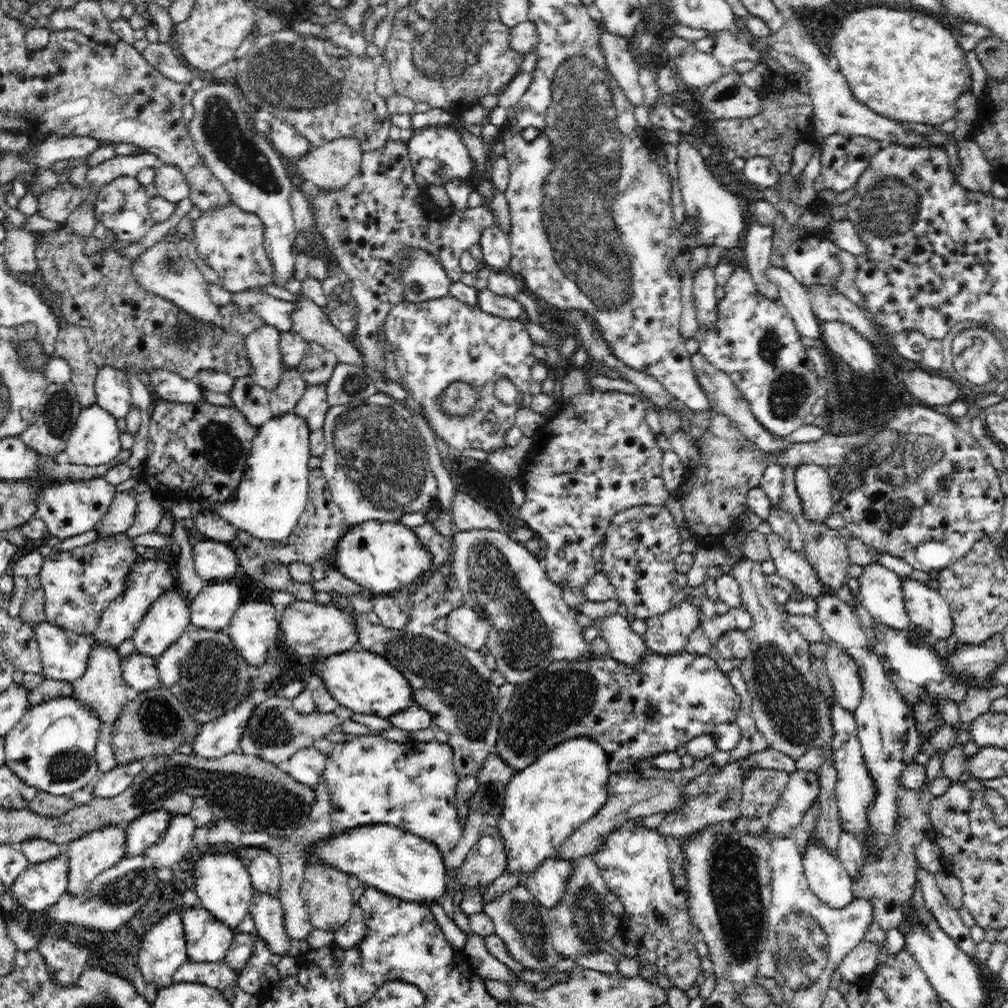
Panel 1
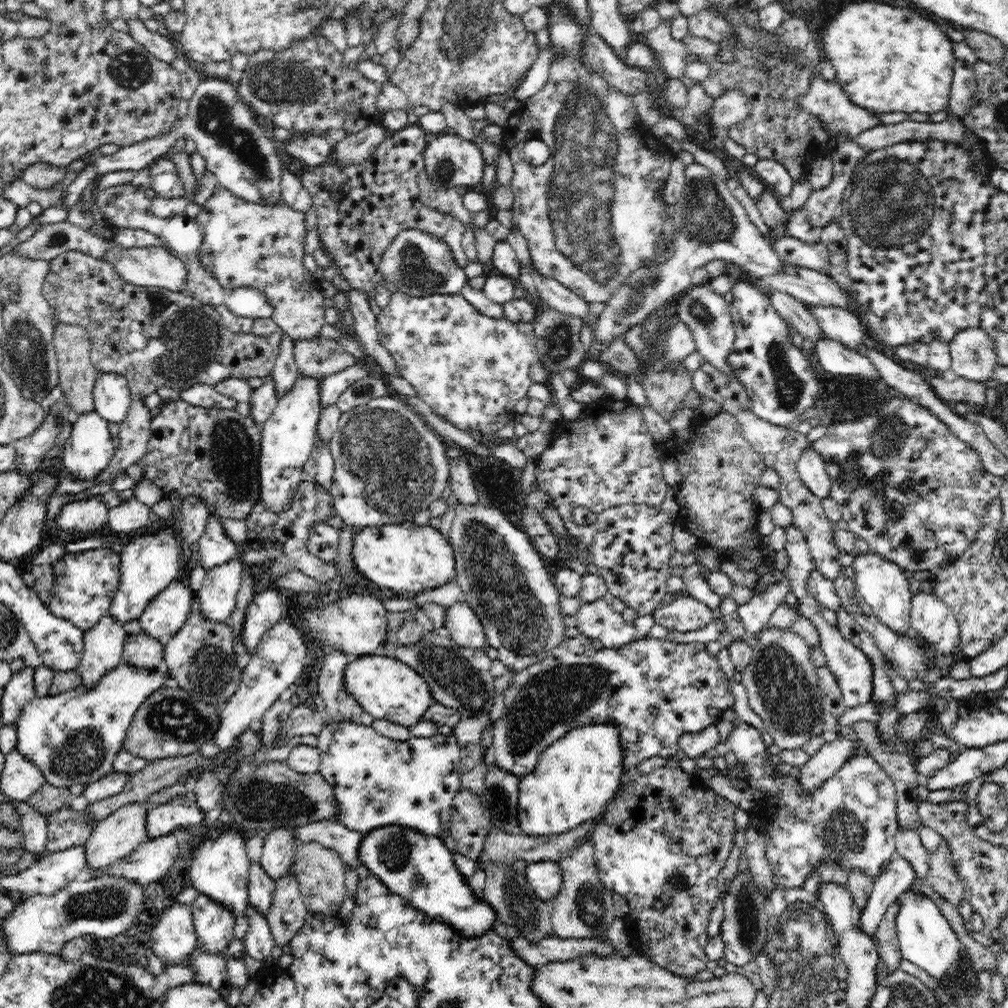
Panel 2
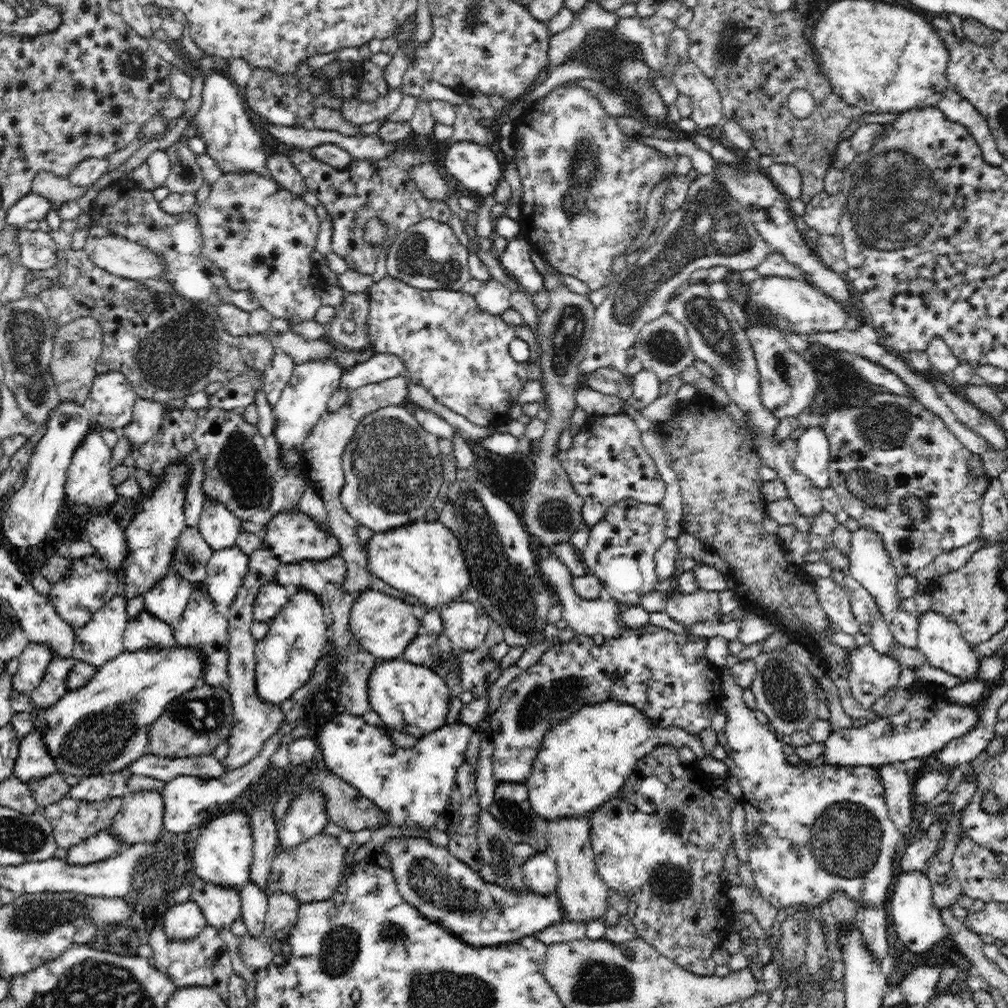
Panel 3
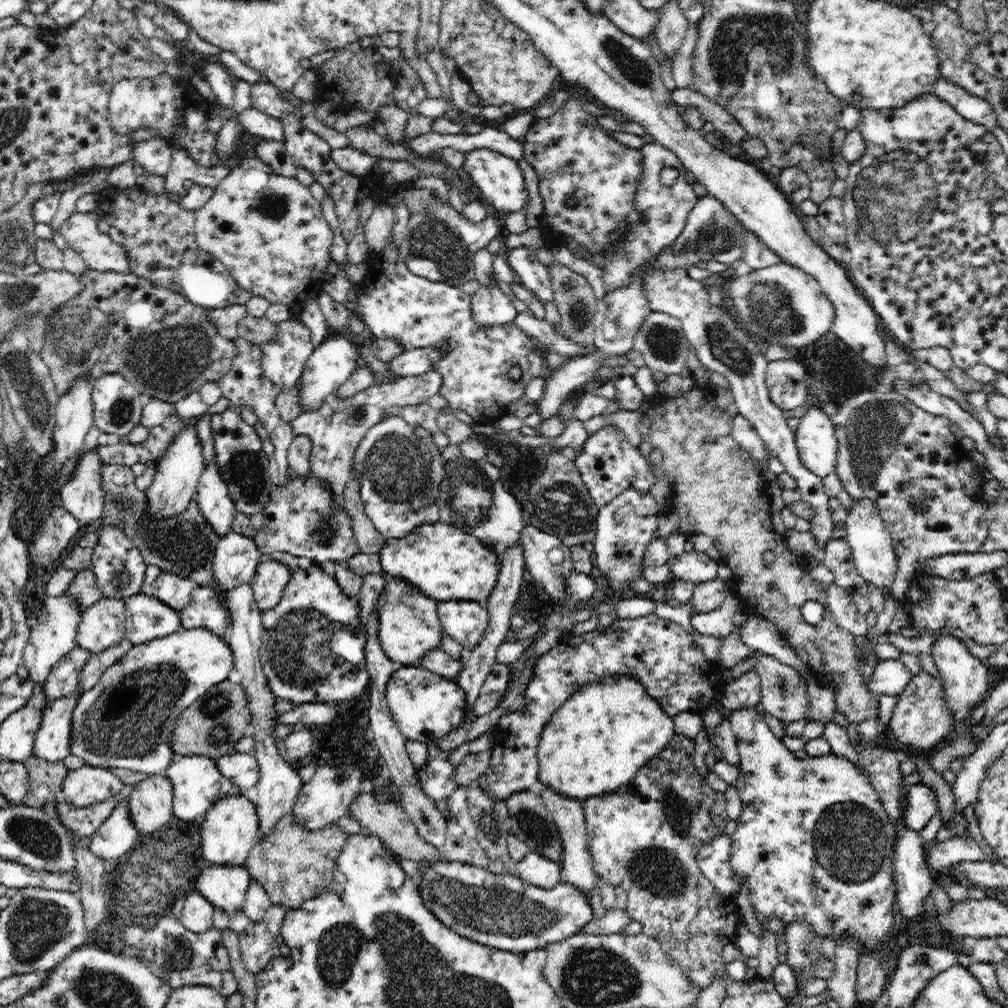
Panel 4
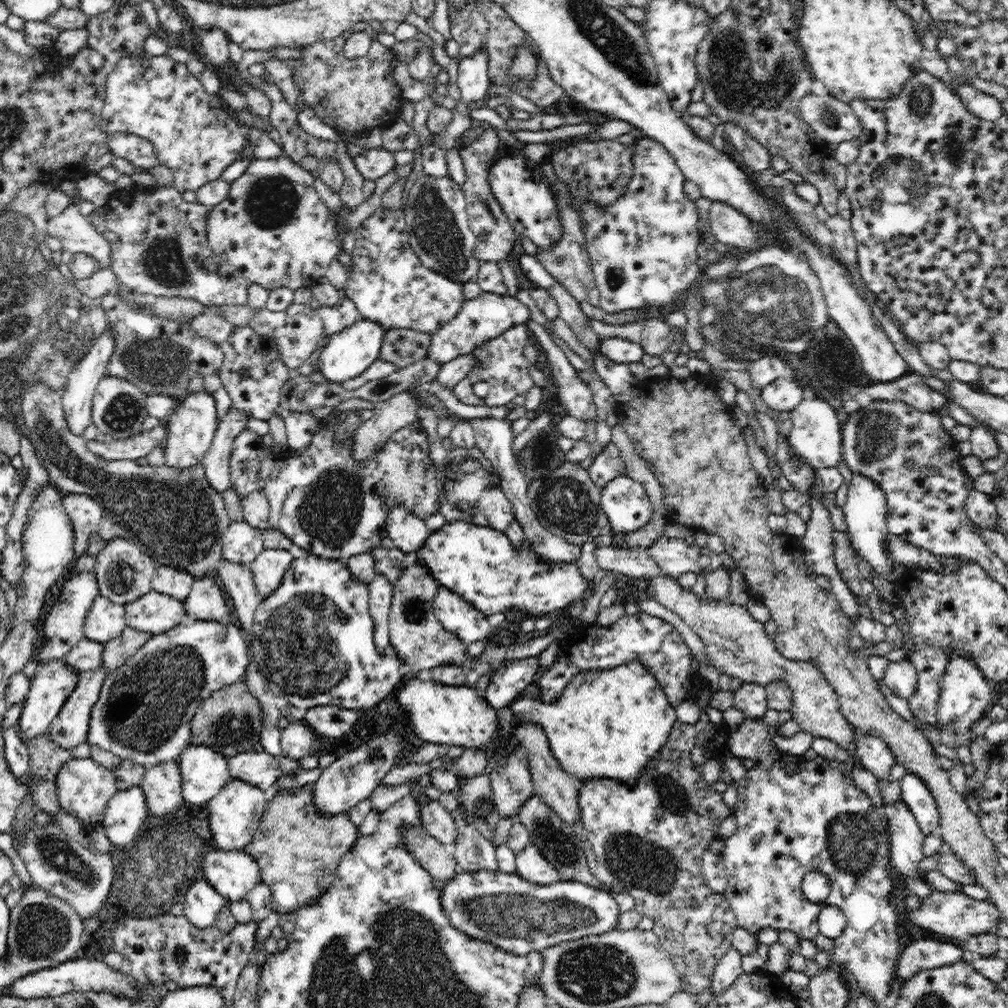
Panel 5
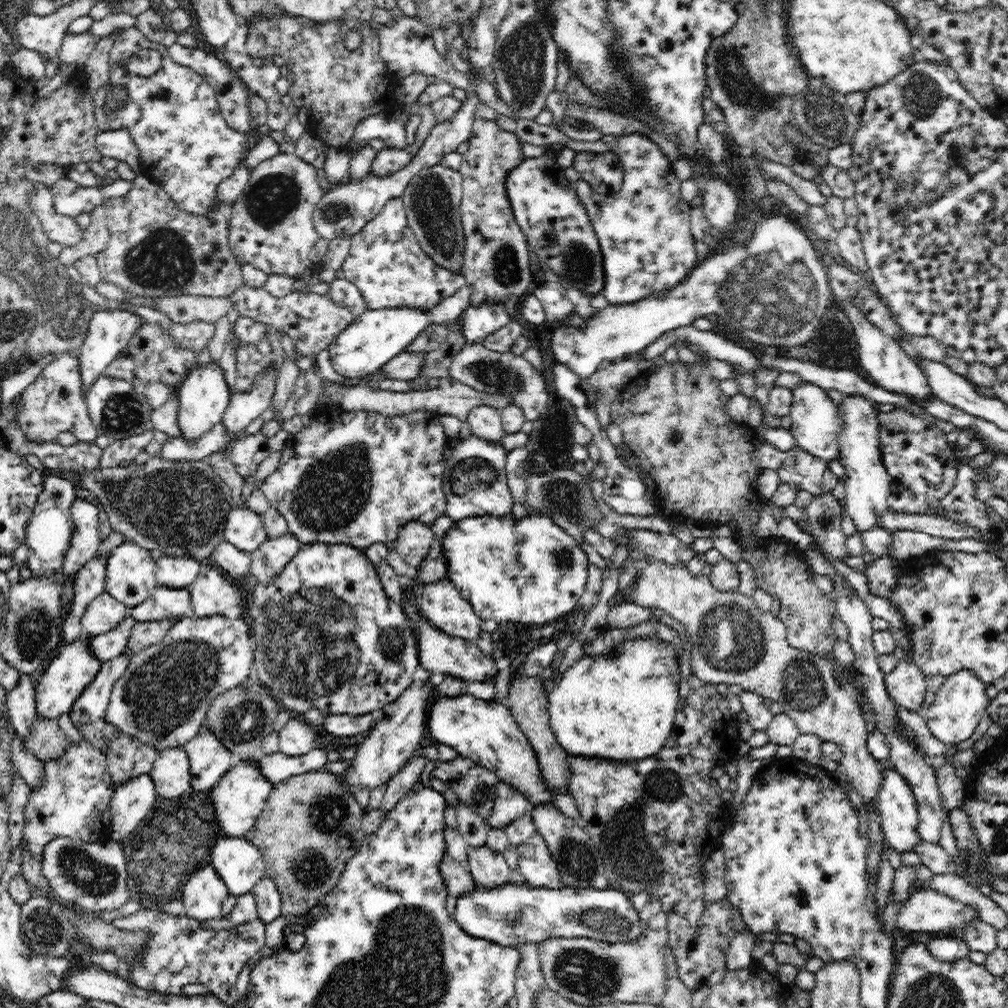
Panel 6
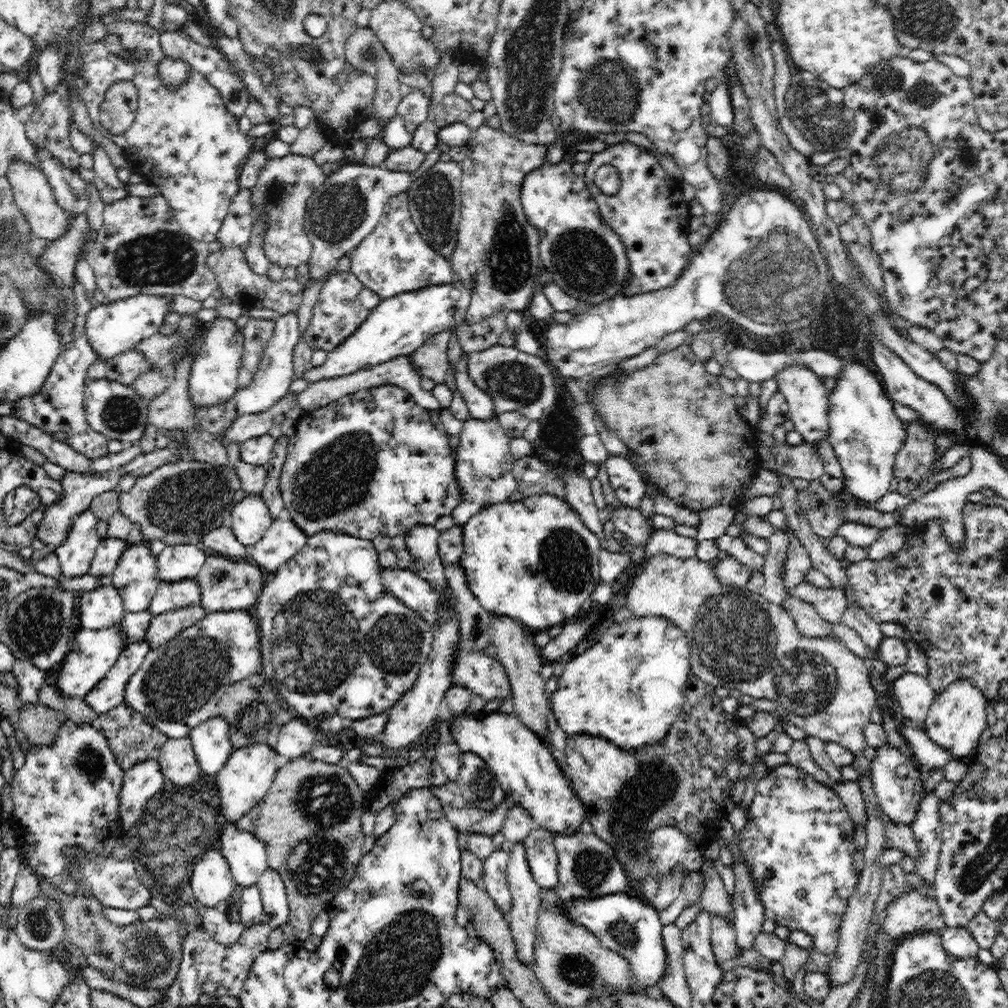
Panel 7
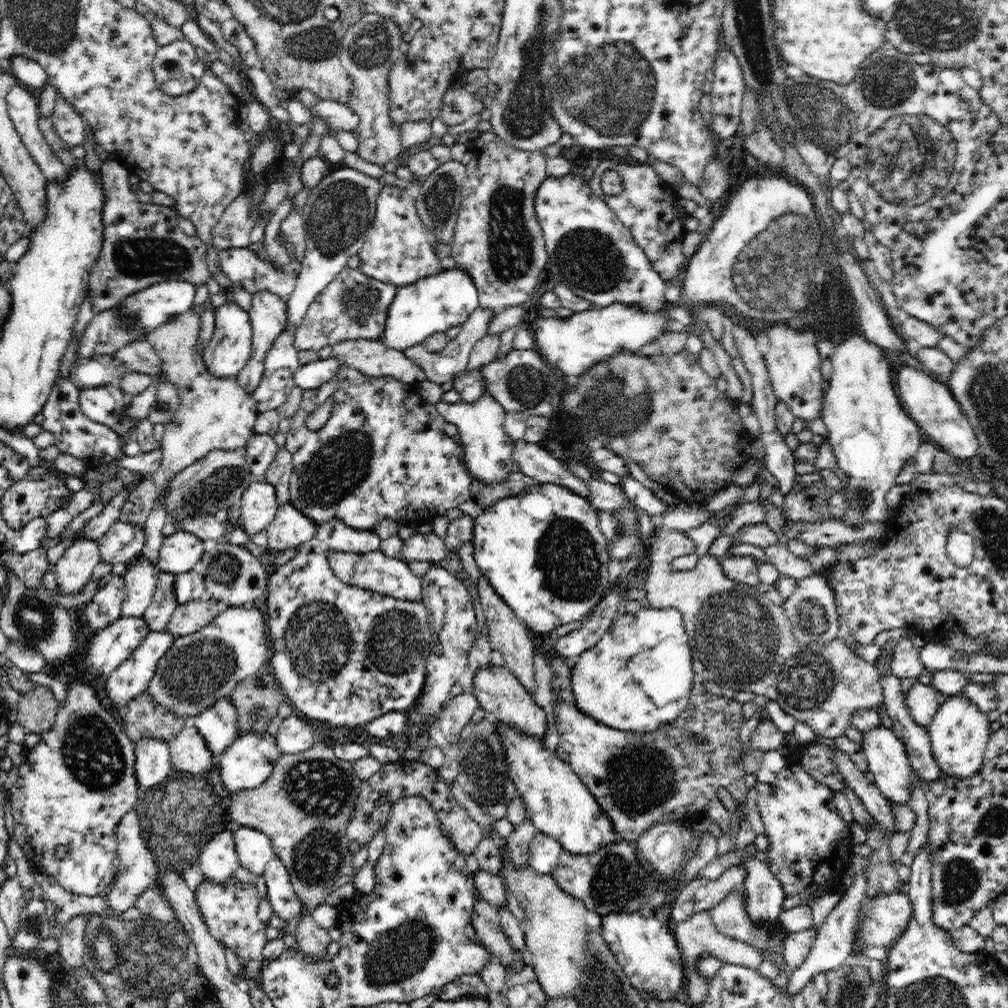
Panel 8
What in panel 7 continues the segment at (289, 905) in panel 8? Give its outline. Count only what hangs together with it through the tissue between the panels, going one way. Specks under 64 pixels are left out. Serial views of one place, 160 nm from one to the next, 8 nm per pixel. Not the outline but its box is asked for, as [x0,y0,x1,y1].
[258,869,288,928]

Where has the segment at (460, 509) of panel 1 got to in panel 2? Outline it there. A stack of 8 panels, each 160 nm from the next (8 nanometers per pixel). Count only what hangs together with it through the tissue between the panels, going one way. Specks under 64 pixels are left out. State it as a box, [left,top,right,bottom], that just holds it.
[449,454,479,505]

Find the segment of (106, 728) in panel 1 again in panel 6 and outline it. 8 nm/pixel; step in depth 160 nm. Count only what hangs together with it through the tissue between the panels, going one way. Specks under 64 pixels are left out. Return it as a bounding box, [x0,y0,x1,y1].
[82,592,128,637]

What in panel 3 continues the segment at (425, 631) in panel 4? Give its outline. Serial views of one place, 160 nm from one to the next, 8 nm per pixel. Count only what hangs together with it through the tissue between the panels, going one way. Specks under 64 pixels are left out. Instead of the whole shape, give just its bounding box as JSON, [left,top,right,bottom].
[348,590,423,660]

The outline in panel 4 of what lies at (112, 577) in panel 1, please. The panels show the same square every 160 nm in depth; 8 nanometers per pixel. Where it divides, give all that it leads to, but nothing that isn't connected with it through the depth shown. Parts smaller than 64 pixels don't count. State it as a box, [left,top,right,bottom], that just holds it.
[62,568,104,616]

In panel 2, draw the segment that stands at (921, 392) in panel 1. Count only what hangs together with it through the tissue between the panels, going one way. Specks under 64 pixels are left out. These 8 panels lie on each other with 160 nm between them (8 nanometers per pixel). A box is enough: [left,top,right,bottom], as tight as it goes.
[926,376,986,406]

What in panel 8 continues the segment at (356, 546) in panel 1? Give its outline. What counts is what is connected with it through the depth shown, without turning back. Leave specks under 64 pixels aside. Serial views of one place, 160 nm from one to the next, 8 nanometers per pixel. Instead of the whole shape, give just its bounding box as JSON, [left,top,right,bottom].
[470,483,613,634]

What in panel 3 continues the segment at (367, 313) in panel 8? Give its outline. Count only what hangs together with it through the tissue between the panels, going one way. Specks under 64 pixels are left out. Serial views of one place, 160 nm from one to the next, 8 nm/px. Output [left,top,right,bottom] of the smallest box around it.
[262,353,295,407]

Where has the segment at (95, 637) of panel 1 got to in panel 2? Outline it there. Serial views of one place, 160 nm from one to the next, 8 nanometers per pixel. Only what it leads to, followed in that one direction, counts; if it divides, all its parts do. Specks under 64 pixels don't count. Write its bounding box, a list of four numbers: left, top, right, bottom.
[109,524,186,626]

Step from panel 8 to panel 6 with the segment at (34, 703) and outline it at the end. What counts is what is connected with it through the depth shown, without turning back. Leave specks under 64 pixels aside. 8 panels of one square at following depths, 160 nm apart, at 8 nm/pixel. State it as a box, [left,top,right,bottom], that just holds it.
[25,718,70,763]

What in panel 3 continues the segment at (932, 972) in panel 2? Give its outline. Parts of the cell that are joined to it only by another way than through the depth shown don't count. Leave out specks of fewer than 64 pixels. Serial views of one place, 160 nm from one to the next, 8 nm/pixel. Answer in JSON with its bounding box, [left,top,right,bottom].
[890,871,950,956]

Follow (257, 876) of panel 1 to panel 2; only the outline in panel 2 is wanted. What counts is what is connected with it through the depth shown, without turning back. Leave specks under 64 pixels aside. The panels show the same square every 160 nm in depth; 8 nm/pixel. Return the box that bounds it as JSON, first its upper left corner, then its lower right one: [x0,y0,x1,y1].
[258,828,298,881]

